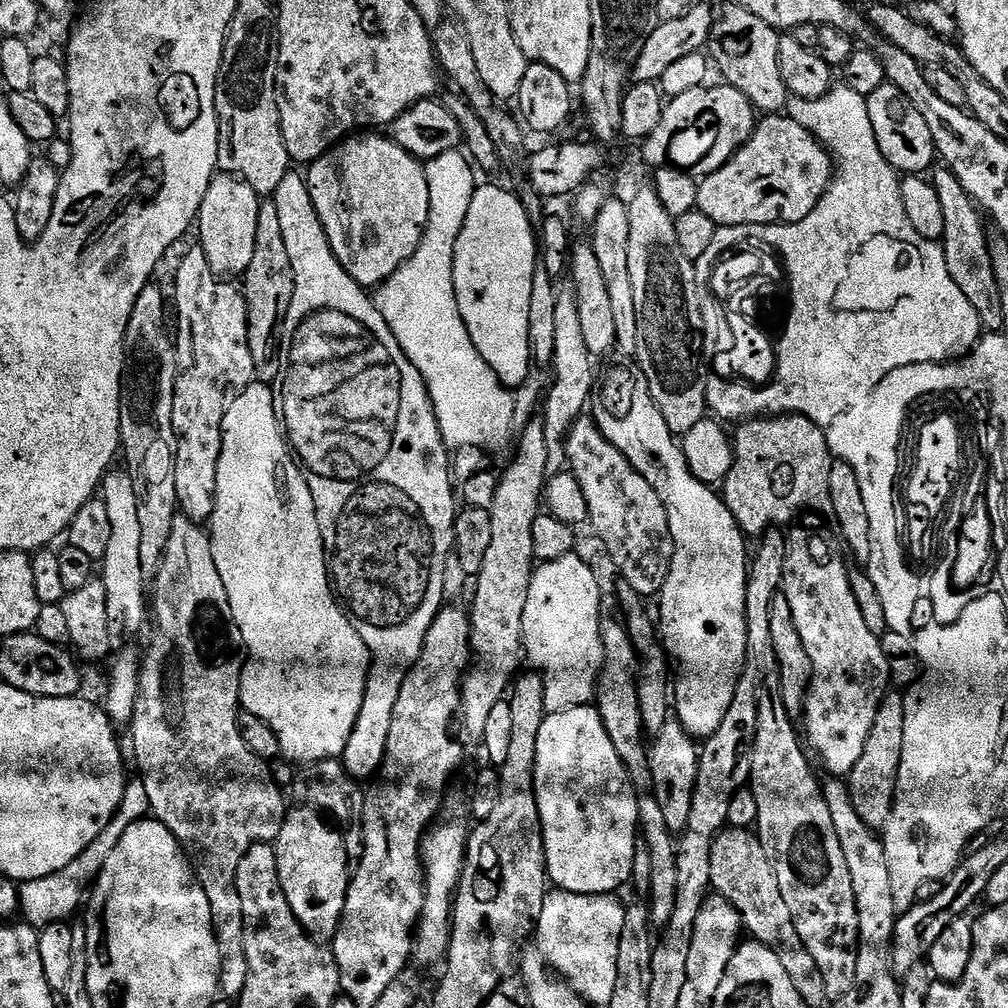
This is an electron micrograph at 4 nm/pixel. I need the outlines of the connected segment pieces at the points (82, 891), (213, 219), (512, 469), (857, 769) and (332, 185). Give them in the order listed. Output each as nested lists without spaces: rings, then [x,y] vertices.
[[[139,778],[129,779],[124,785],[124,801],[120,803],[120,808],[106,826],[106,830],[102,830],[102,834],[98,834],[98,838],[94,838],[94,842],[90,842],[90,846],[86,846],[86,850],[82,850],[82,854],[78,854],[78,858],[74,858],[74,862],[70,862],[70,866],[62,866],[62,870],[58,870],[54,874],[46,874],[46,878],[26,880],[19,885],[19,915],[22,917],[23,923],[31,924],[33,928],[39,930],[51,924],[63,924],[71,921],[73,919],[71,916],[79,908],[81,911],[90,889],[100,876],[102,866],[106,866],[106,858],[110,858],[114,846],[118,846],[118,842],[122,842],[122,834],[126,834],[126,830],[134,822],[145,819],[149,812],[150,798],[146,798],[146,786]]]
[[[217,174],[212,177],[210,186],[206,190],[206,198],[202,198],[198,229],[200,228],[199,247],[204,249],[206,258],[210,262],[213,272],[221,278],[240,278],[254,259],[254,238],[258,238],[258,214],[262,200],[257,196],[245,180],[227,174]]]
[[[531,420],[519,435],[516,461],[499,477],[490,509],[490,547],[480,575],[475,577],[476,597],[470,607],[470,648],[475,653],[460,685],[460,706],[464,728],[476,738],[483,737],[490,710],[509,695],[525,659],[522,610],[534,571],[534,518],[541,515],[544,489],[550,480],[544,421]]]
[[[889,691],[878,710],[878,718],[874,718],[874,726],[870,730],[870,738],[866,740],[866,750],[862,750],[862,758],[854,766],[847,777],[848,793],[854,802],[854,810],[858,810],[858,818],[866,822],[874,830],[888,827],[895,805],[895,796],[899,777],[900,763],[903,758],[903,734],[905,733],[904,696],[899,691]]]
[[[384,134],[353,135],[307,169],[310,198],[314,198],[314,210],[326,230],[326,238],[340,265],[361,288],[379,289],[418,250],[430,214],[430,186],[424,169],[421,161]]]

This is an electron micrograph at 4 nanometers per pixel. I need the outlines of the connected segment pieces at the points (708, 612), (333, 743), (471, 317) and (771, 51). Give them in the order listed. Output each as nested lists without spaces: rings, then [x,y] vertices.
[[[635,362],[624,363],[628,364],[616,364],[605,376],[603,373],[602,379],[599,381],[598,387],[594,392],[594,403],[591,405],[590,415],[592,419],[595,420],[596,425],[599,426],[600,433],[628,459],[630,466],[634,466],[634,470],[638,470],[638,474],[642,474],[642,478],[646,478],[646,482],[650,482],[650,486],[654,486],[658,498],[664,503],[664,509],[668,515],[670,534],[672,535],[672,565],[670,566],[670,574],[664,583],[664,589],[658,593],[658,601],[660,600],[658,632],[662,637],[662,643],[665,649],[670,653],[671,659],[675,661],[675,663],[676,660],[680,663],[680,685],[678,685],[677,688],[675,685],[674,688],[675,719],[680,721],[682,727],[688,731],[689,736],[693,738],[707,738],[714,734],[714,730],[718,730],[718,726],[722,726],[722,718],[726,714],[726,710],[730,710],[730,702],[734,698],[736,683],[738,682],[741,672],[744,670],[744,660],[748,656],[748,647],[746,646],[746,590],[748,589],[750,548],[748,552],[747,546],[744,545],[744,543],[746,543],[746,537],[744,533],[741,532],[738,522],[734,518],[734,514],[730,514],[730,510],[724,505],[723,495],[721,495],[719,491],[713,490],[709,485],[704,484],[691,472],[677,437],[672,435],[670,426],[666,426],[666,418],[662,418],[662,414],[650,394],[650,386],[646,382],[646,374],[642,374],[640,365]]]
[[[254,382],[246,390],[237,392],[231,397],[224,419],[224,441],[218,462],[216,509],[210,521],[210,539],[214,566],[218,566],[222,586],[226,586],[226,594],[230,598],[230,610],[234,614],[234,622],[238,622],[238,630],[242,634],[246,649],[244,673],[240,676],[240,702],[243,711],[262,718],[262,722],[266,722],[270,730],[278,734],[280,751],[285,761],[287,759],[297,760],[297,765],[303,766],[319,760],[334,760],[343,757],[346,742],[350,742],[350,734],[354,730],[354,722],[362,710],[362,698],[366,694],[372,653],[368,651],[366,642],[362,642],[347,611],[338,603],[328,571],[328,557],[324,551],[324,539],[318,526],[314,498],[310,494],[310,486],[304,480],[299,463],[290,451],[290,445],[282,431],[281,424],[282,421],[278,415],[278,396],[269,385]]]
[[[488,184],[477,187],[470,202],[470,210],[466,214],[466,222],[462,226],[462,234],[458,234],[458,242],[454,246],[454,290],[458,298],[458,310],[462,314],[462,322],[466,322],[466,330],[470,334],[470,342],[486,358],[486,366],[498,374],[501,384],[506,388],[513,390],[522,386],[532,369],[532,351],[530,350],[530,290],[534,282],[534,274],[538,267],[538,232],[533,228],[530,218],[527,217],[526,210],[523,209],[519,195],[515,191],[507,192],[504,188],[495,188],[494,185]]]
[[[729,6],[724,13],[719,13],[715,21],[712,38],[710,41],[711,59],[720,67],[720,72],[725,76],[727,87],[737,88],[752,103],[753,108],[764,114],[780,114],[787,109],[790,93],[786,82],[782,82],[782,70],[778,66],[778,46],[780,45],[781,33],[771,28],[758,14],[754,14],[745,8]]]

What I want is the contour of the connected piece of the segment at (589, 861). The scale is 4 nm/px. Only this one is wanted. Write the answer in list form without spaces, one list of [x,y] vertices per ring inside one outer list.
[[[595,707],[549,712],[545,715],[542,730],[538,730],[538,754],[534,766],[534,786],[536,787],[536,801],[540,811],[540,825],[544,831],[544,861],[548,864],[549,881],[562,892],[586,894],[587,896],[607,896],[619,893],[619,888],[624,883],[627,885],[632,879],[634,844],[640,823],[640,801],[636,789],[628,781],[628,775],[622,766],[622,758],[618,758],[618,750],[614,750],[614,742],[610,742],[610,734],[606,734],[606,726]]]

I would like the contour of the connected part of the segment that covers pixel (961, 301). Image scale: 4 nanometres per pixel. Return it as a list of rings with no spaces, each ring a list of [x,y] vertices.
[[[867,151],[864,152],[852,152],[841,164],[839,161],[827,192],[818,202],[818,206],[814,206],[814,210],[806,218],[802,218],[796,224],[777,222],[769,225],[738,224],[734,228],[717,227],[714,242],[710,242],[706,254],[702,254],[702,258],[698,262],[699,267],[701,269],[708,268],[704,270],[712,270],[715,269],[712,267],[716,263],[721,263],[722,249],[727,244],[734,244],[734,241],[741,240],[744,236],[766,238],[772,240],[772,244],[780,244],[780,248],[784,248],[784,256],[788,256],[788,268],[792,268],[792,284],[796,284],[794,315],[792,315],[788,332],[784,336],[784,345],[782,345],[780,352],[780,380],[776,381],[776,384],[772,384],[772,388],[768,388],[768,392],[751,392],[746,388],[715,385],[714,392],[715,395],[716,392],[720,395],[720,400],[713,399],[710,408],[713,413],[717,412],[715,415],[721,421],[736,420],[735,422],[743,422],[753,418],[791,414],[793,416],[805,416],[807,420],[812,420],[821,426],[827,426],[834,422],[834,418],[838,418],[854,406],[858,406],[858,402],[862,402],[868,397],[874,388],[894,370],[898,370],[902,366],[914,366],[915,364],[952,362],[957,358],[967,357],[972,349],[980,343],[982,329],[978,318],[978,310],[974,310],[974,306],[970,306],[966,294],[962,294],[962,290],[958,290],[954,278],[950,278],[950,270],[946,270],[943,247],[937,241],[922,238],[922,234],[918,234],[918,230],[914,230],[910,218],[906,218],[906,206],[902,206],[902,194],[900,193],[901,177],[896,169],[890,166],[890,162],[886,162],[886,158],[880,152],[873,151],[871,155]]]

